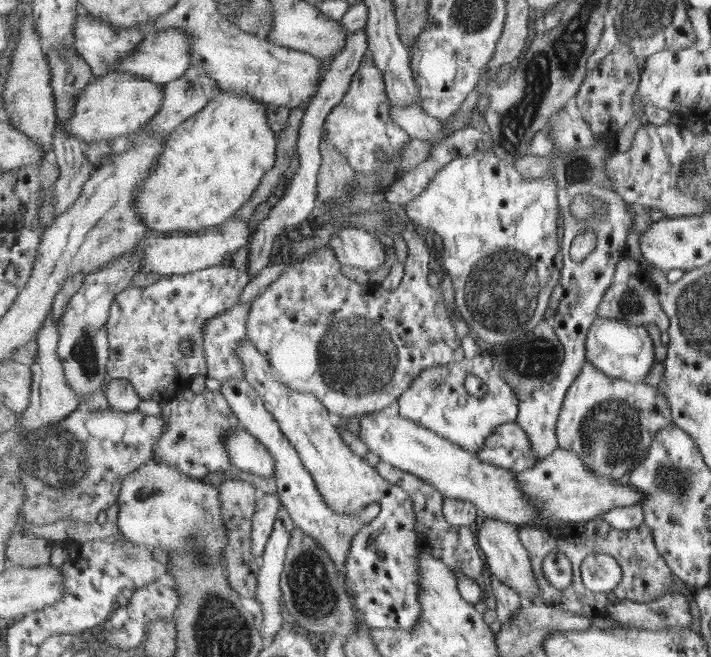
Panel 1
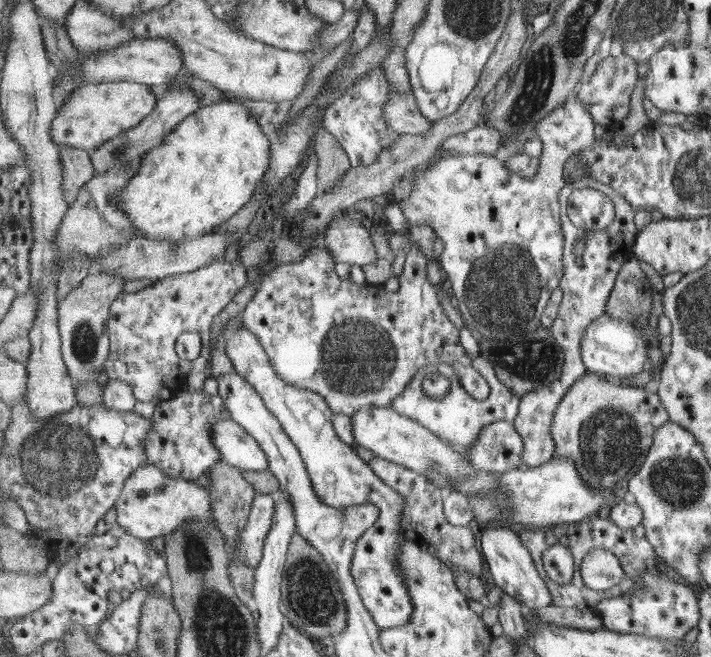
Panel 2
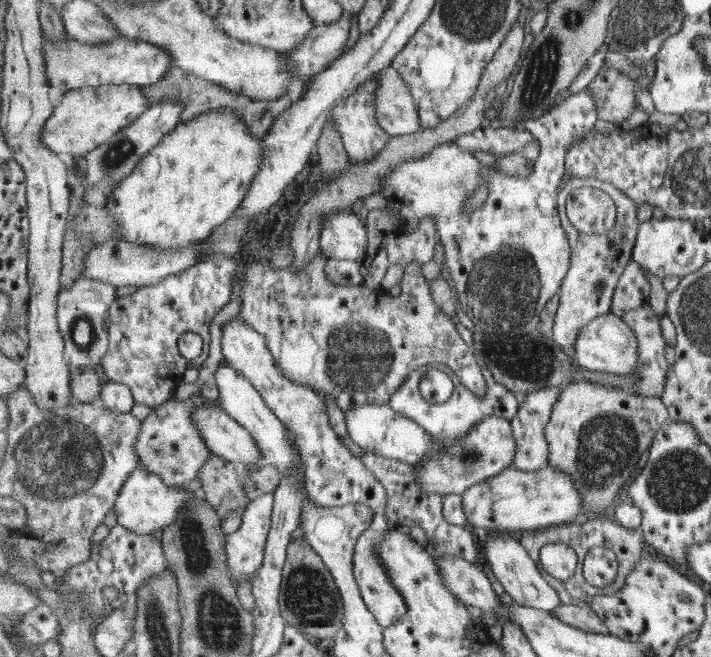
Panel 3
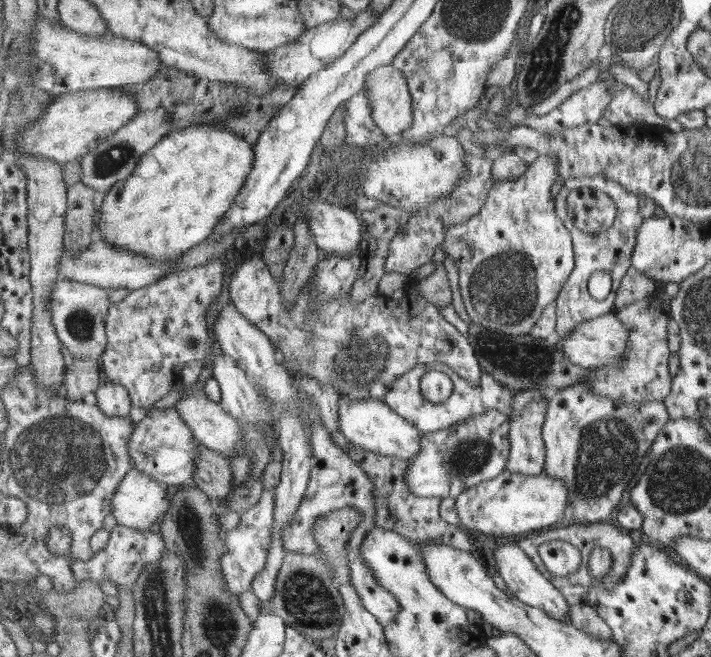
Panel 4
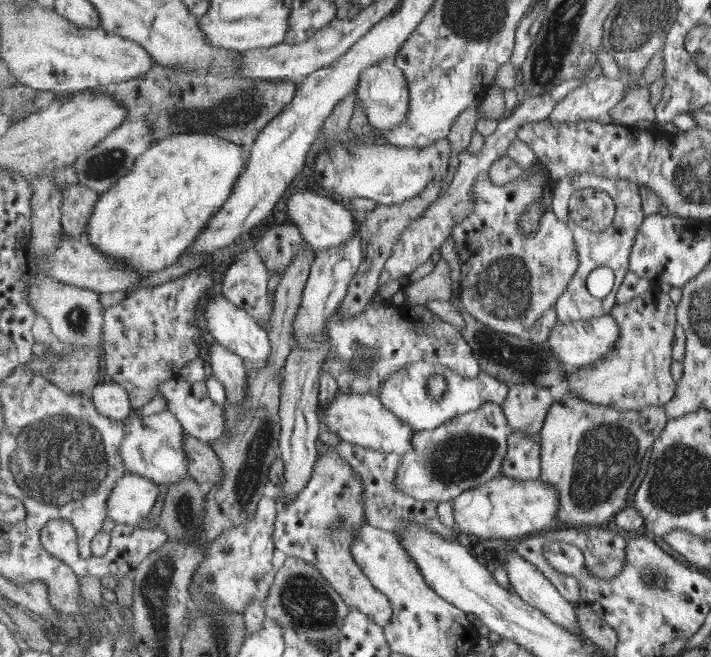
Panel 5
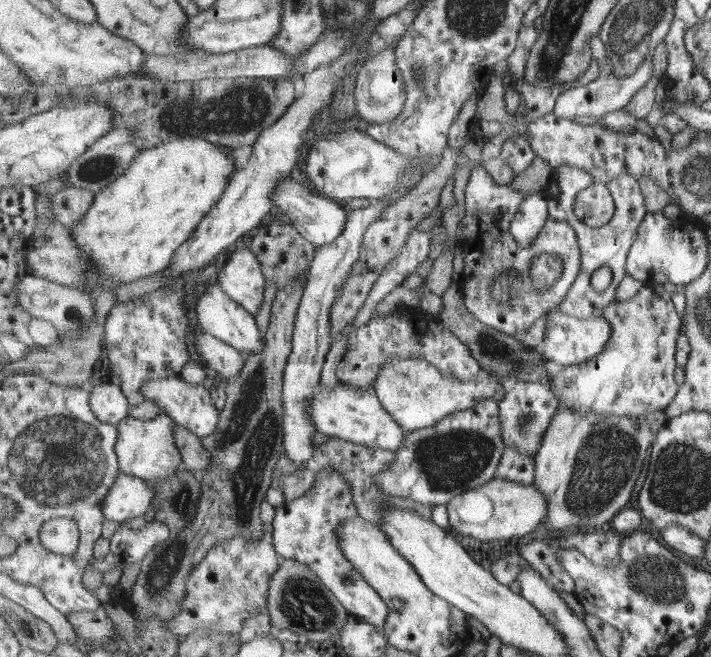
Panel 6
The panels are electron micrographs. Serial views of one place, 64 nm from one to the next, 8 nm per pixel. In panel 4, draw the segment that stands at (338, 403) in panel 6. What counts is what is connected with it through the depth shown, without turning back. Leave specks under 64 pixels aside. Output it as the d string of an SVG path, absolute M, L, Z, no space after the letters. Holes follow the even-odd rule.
M342 396L339 404L339 429L350 444L405 460L411 459L421 451L423 432L415 424L411 424L411 421L399 416L399 413L384 400L376 398L351 400Z

